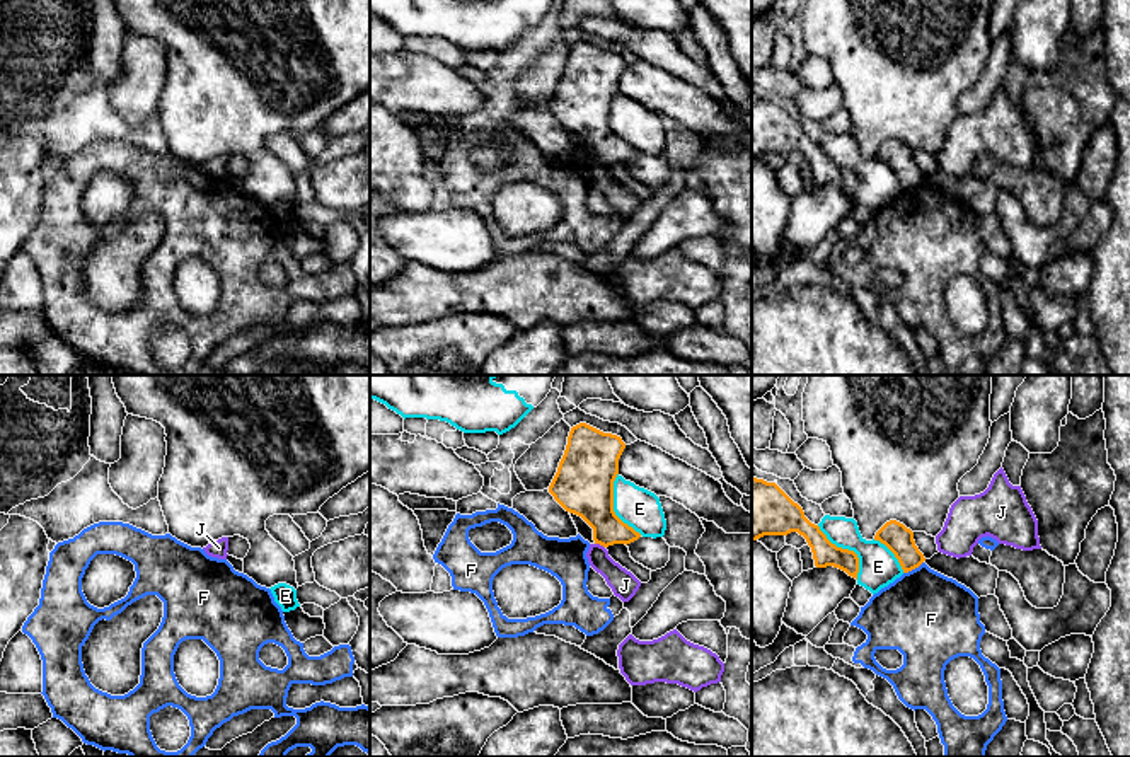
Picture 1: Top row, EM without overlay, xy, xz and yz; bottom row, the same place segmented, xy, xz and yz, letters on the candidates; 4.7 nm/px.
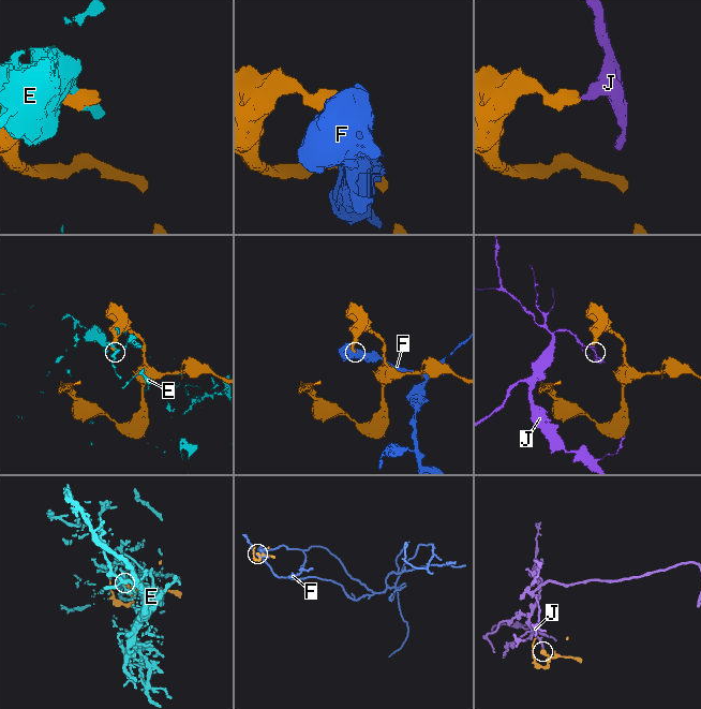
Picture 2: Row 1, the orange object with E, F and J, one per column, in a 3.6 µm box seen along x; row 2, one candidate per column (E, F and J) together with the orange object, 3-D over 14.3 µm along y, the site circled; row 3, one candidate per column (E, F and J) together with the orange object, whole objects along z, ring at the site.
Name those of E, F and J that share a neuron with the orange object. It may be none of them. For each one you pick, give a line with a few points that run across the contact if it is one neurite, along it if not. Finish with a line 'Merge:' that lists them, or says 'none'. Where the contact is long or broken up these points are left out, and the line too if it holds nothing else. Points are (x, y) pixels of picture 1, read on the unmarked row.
Merge: none

